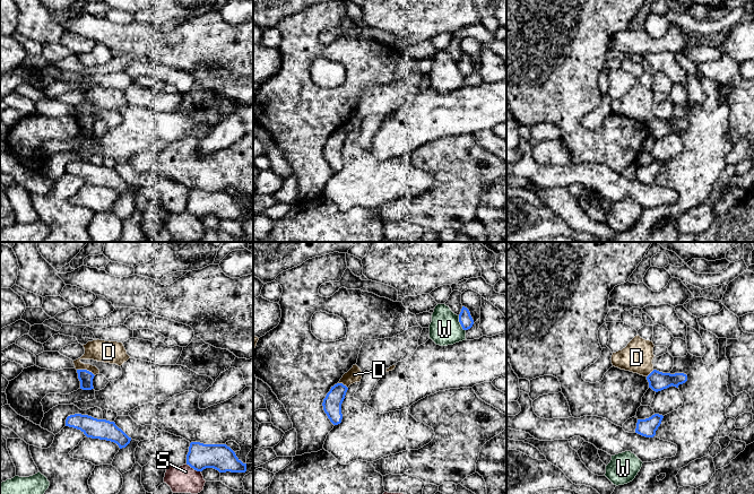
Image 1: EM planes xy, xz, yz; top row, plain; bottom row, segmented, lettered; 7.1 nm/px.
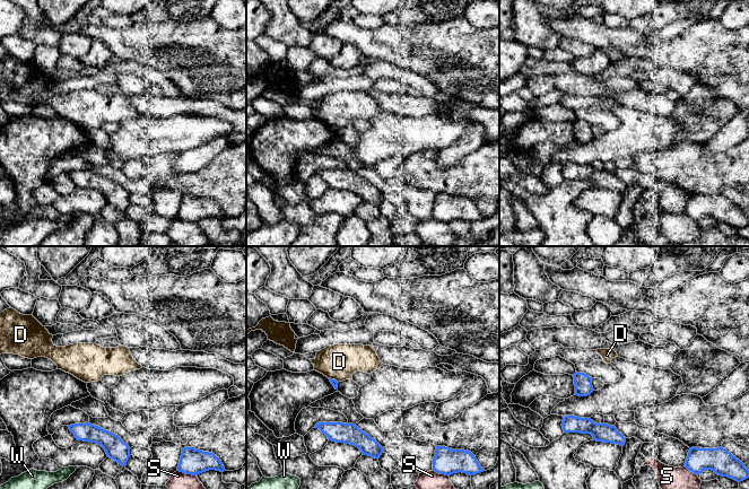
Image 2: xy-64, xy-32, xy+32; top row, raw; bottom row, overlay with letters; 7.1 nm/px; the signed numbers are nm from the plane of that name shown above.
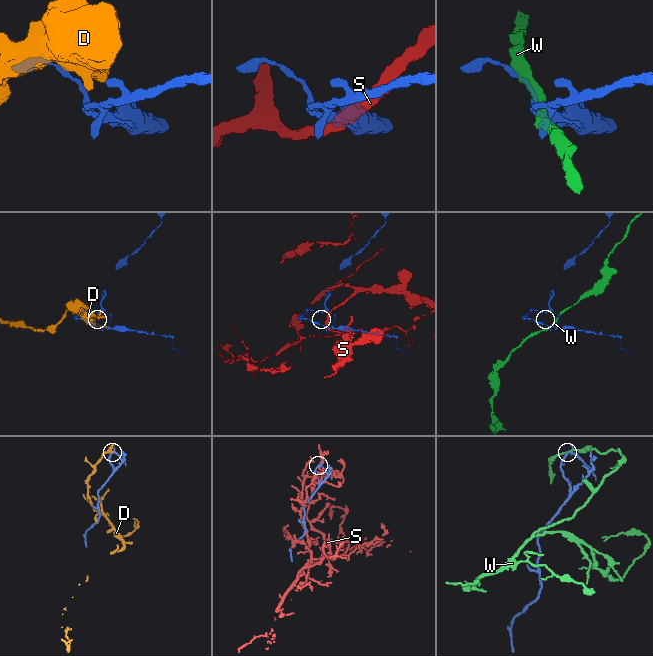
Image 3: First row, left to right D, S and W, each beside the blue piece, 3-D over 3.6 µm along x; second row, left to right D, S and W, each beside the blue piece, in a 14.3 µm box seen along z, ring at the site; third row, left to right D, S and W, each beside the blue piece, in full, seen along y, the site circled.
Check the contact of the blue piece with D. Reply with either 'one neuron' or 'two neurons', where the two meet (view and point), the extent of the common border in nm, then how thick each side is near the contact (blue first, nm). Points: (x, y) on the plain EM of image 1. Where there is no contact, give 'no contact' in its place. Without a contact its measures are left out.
two neurons | xy (86, 116) | 140 nm | 100/160 nm

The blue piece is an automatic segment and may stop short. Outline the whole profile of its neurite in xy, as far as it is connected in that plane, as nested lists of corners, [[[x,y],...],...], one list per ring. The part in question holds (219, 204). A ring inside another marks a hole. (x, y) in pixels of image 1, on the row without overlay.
[[[191,189],[187,201],[187,211],[197,218],[214,215],[219,219],[245,219],[243,210],[226,191],[203,191]]]

